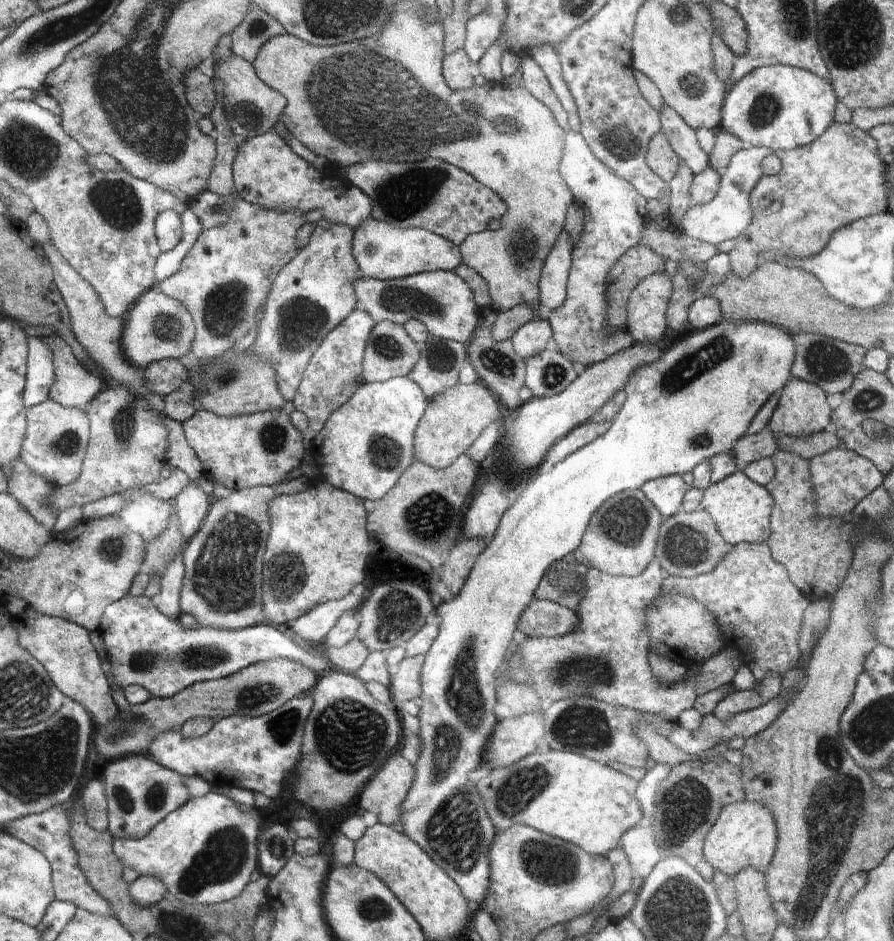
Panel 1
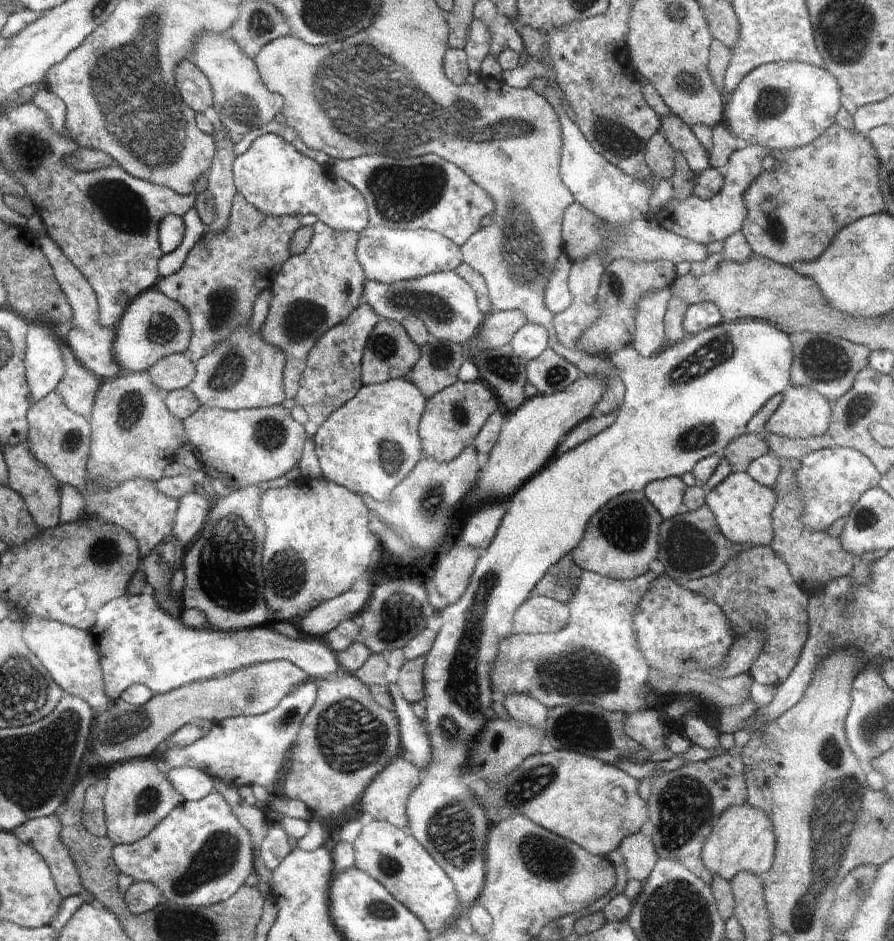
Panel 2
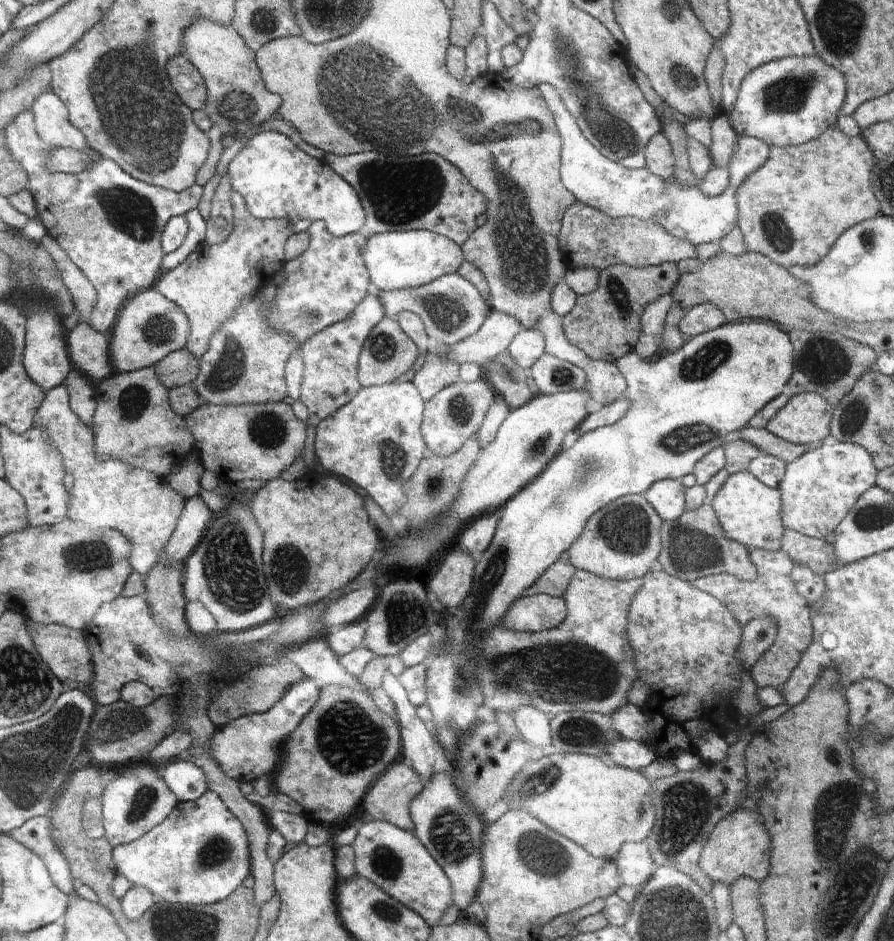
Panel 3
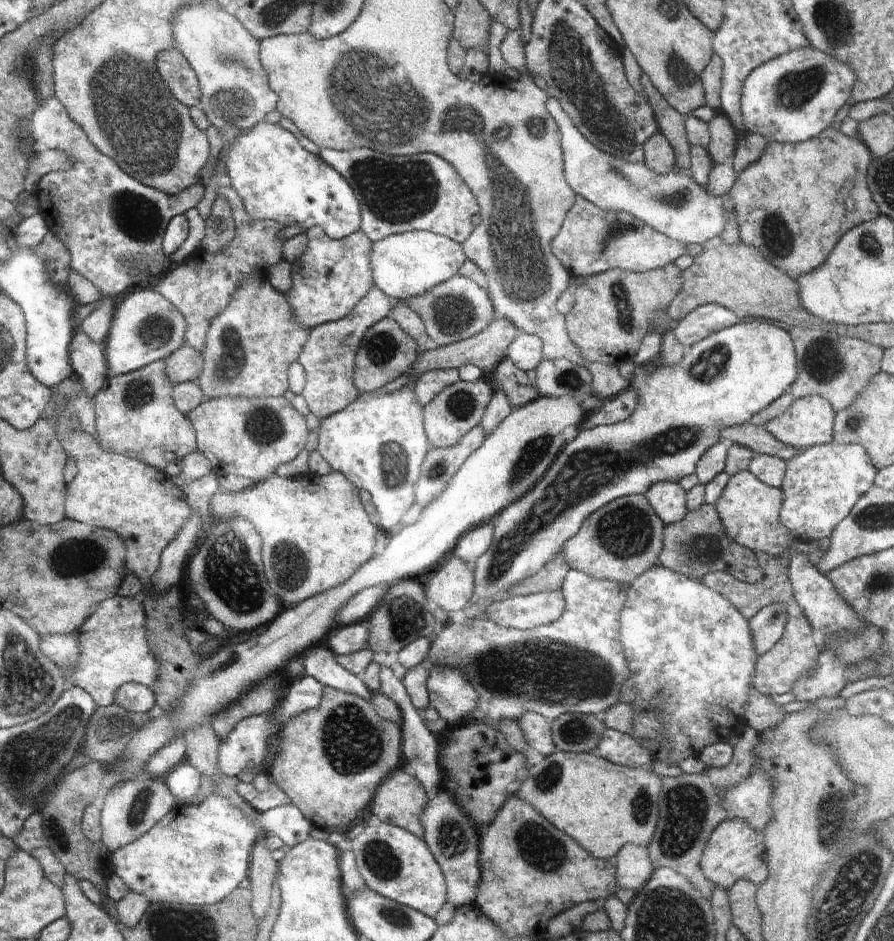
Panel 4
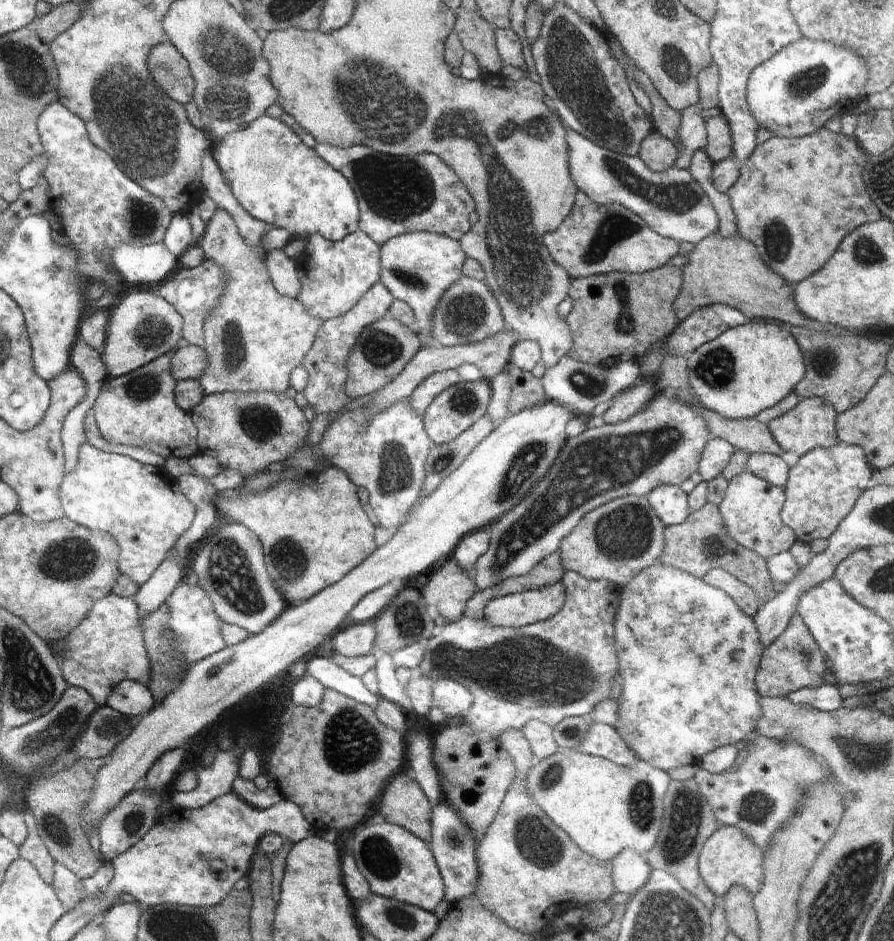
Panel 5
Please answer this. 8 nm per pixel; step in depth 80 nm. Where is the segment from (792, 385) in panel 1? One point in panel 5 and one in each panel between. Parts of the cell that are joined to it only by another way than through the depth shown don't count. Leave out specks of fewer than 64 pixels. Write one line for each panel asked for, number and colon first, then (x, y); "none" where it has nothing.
2: (803, 414)
3: (805, 419)
4: (809, 422)
5: (811, 424)

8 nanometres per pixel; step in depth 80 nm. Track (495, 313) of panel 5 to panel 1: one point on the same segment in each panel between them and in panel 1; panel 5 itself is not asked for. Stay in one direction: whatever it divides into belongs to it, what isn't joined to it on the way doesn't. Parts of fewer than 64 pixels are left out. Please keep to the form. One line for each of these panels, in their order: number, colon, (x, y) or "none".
1: (442, 301)
2: (447, 305)
3: (451, 309)
4: (454, 311)

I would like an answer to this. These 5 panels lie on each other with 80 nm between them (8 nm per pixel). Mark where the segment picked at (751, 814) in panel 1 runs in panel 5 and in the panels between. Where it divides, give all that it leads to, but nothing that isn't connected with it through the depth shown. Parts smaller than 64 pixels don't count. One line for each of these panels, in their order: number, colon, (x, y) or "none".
2: (742, 840)
3: (739, 847)
4: (734, 852)
5: (729, 858)

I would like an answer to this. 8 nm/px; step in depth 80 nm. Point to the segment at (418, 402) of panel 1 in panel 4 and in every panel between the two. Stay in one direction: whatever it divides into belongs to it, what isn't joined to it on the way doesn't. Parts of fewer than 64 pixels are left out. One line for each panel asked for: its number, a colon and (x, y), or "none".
2: (369, 445)
3: (373, 444)
4: (378, 442)

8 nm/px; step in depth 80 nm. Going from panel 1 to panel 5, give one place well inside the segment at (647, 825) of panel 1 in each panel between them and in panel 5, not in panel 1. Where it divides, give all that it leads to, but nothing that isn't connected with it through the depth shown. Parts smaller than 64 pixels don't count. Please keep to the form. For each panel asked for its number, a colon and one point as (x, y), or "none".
2: (640, 858)
3: (635, 866)
4: (633, 867)
5: (630, 871)

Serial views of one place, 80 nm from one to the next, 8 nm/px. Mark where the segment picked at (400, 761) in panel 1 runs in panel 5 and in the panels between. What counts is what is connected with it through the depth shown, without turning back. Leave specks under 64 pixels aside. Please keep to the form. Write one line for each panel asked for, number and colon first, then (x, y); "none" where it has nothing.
2: (385, 798)
3: (389, 800)
4: (399, 800)
5: (402, 803)

